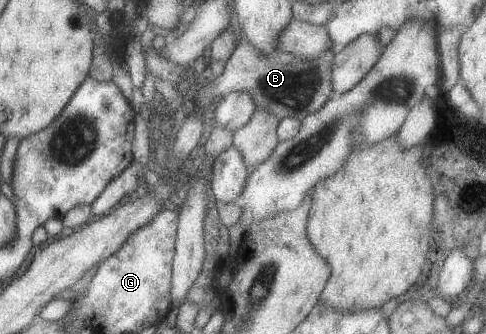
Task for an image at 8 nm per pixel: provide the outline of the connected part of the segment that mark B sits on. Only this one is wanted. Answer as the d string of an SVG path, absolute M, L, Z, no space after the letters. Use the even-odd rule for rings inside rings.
M241 29L239 43L235 47L233 55L229 57L229 61L225 63L225 71L213 83L202 83L200 85L202 95L200 99L195 101L195 106L203 107L203 110L205 110L207 107L213 105L210 100L211 98L223 97L223 95L227 95L230 92L247 91L253 97L257 109L267 109L269 113L273 113L280 121L287 117L295 117L295 119L303 120L307 115L321 109L330 98L333 98L331 65L333 65L333 57L336 55L337 50L338 48L333 45L323 55L319 55L315 59L303 59L303 57L297 57L281 50L271 51L271 53L264 56L263 51L255 51L255 47L251 47L251 43L247 43L247 37L243 35Z

